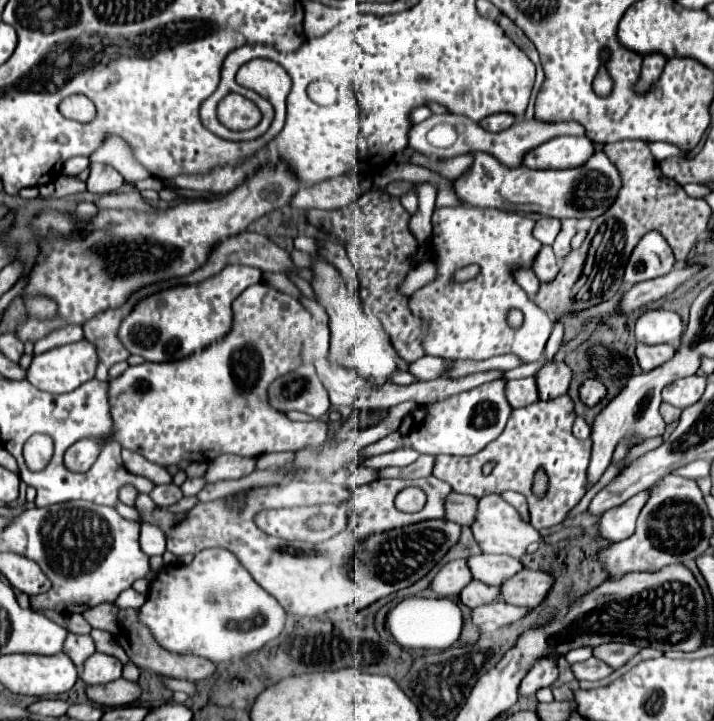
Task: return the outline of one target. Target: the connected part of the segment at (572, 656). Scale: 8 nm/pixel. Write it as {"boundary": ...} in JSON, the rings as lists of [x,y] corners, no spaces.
{"boundary":[[[583,647],[583,649],[573,649],[573,651],[569,651],[565,657],[567,657],[567,661],[569,663],[577,663],[577,661],[587,661],[589,657],[591,657],[591,647]]]}

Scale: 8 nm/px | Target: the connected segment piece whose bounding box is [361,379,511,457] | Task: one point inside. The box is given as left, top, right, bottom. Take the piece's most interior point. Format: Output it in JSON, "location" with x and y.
{"location":[463,424]}

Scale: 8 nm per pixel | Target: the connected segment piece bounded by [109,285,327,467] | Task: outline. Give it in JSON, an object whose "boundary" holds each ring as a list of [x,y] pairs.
{"boundary":[[[253,285],[249,289],[245,289],[245,293],[241,293],[235,301],[235,315],[233,315],[233,329],[223,337],[223,341],[215,341],[209,349],[201,349],[201,353],[193,353],[193,357],[185,357],[185,361],[167,361],[167,363],[141,363],[135,367],[127,367],[127,371],[111,381],[111,389],[109,389],[109,397],[111,397],[111,415],[115,421],[113,427],[113,439],[117,439],[121,443],[121,447],[127,447],[139,455],[143,455],[145,459],[149,459],[151,463],[157,465],[177,465],[179,461],[209,461],[209,457],[205,455],[207,451],[213,451],[213,455],[219,453],[235,453],[241,457],[257,457],[263,453],[273,453],[273,451],[297,451],[303,449],[307,445],[319,445],[321,441],[327,439],[327,425],[323,421],[309,421],[309,423],[299,423],[299,421],[291,421],[287,419],[283,413],[271,409],[269,401],[267,401],[267,387],[271,385],[271,381],[275,381],[277,377],[297,369],[303,365],[303,357],[301,357],[301,347],[303,341],[309,337],[309,333],[313,331],[313,319],[309,315],[309,311],[291,295],[285,295],[277,289],[263,289],[263,285]]]}

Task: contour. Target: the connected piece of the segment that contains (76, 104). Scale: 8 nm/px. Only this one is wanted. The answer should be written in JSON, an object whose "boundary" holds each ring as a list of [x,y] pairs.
{"boundary":[[[71,95],[61,101],[61,113],[69,119],[89,123],[95,117],[95,105],[85,95]]]}

